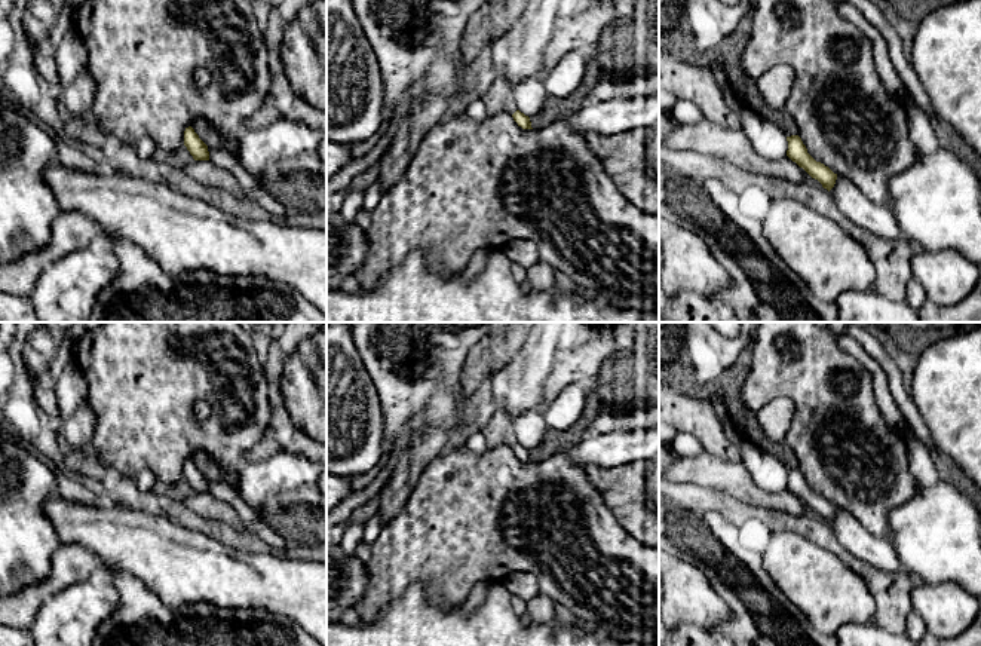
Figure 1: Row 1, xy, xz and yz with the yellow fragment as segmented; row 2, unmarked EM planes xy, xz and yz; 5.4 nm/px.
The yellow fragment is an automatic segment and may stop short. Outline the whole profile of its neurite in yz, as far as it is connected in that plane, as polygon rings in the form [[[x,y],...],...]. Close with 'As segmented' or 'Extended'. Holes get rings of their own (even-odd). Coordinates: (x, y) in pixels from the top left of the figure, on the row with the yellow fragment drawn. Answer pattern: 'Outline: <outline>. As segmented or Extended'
Outline: [[[798,135],[787,137],[788,150],[787,156],[803,168],[812,178],[818,180],[824,189],[828,192],[834,187],[837,174],[834,174],[828,166],[816,162],[803,144]]]. As segmented

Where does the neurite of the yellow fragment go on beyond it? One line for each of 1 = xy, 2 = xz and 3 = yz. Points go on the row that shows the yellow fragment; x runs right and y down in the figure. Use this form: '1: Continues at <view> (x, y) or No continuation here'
1: No continuation here
2: No continuation here
3: No continuation here

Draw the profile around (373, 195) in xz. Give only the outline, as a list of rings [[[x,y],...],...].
[[[375,183],[371,184],[364,192],[364,209],[371,212],[380,203],[381,198],[383,198],[381,186],[377,186]]]

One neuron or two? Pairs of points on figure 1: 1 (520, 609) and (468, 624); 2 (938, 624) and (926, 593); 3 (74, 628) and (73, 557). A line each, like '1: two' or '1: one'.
1: two
2: one
3: two

